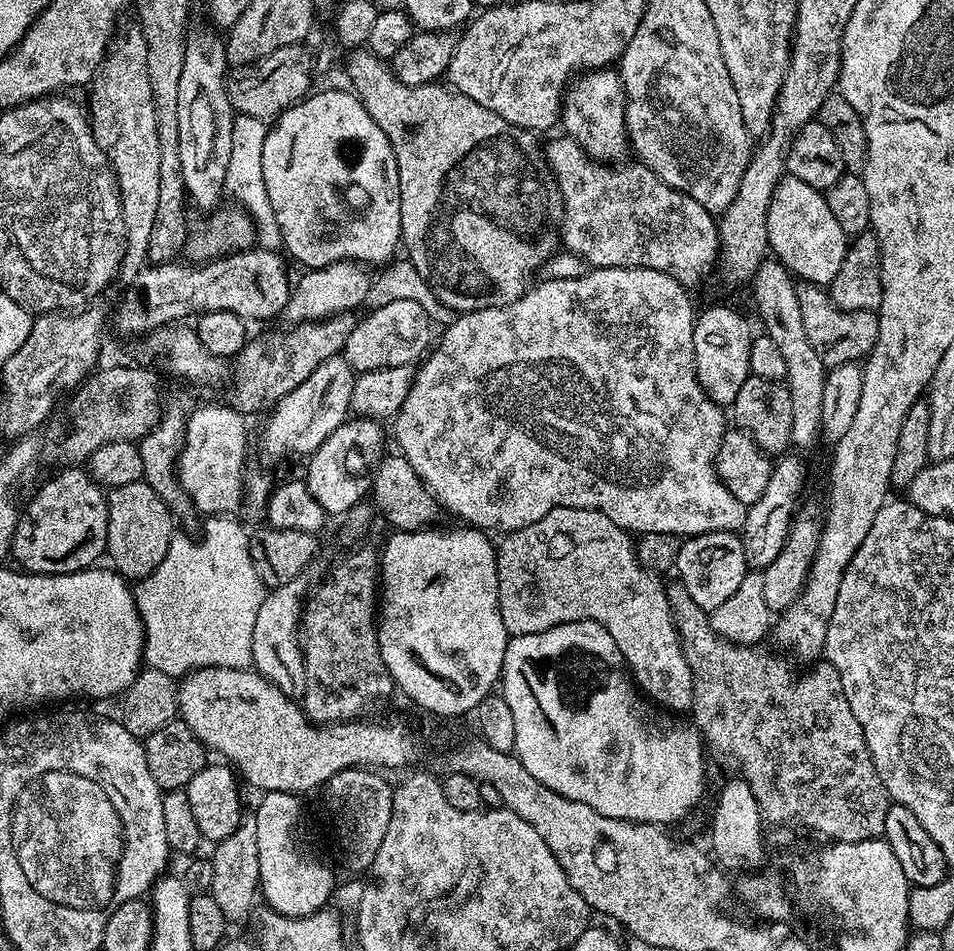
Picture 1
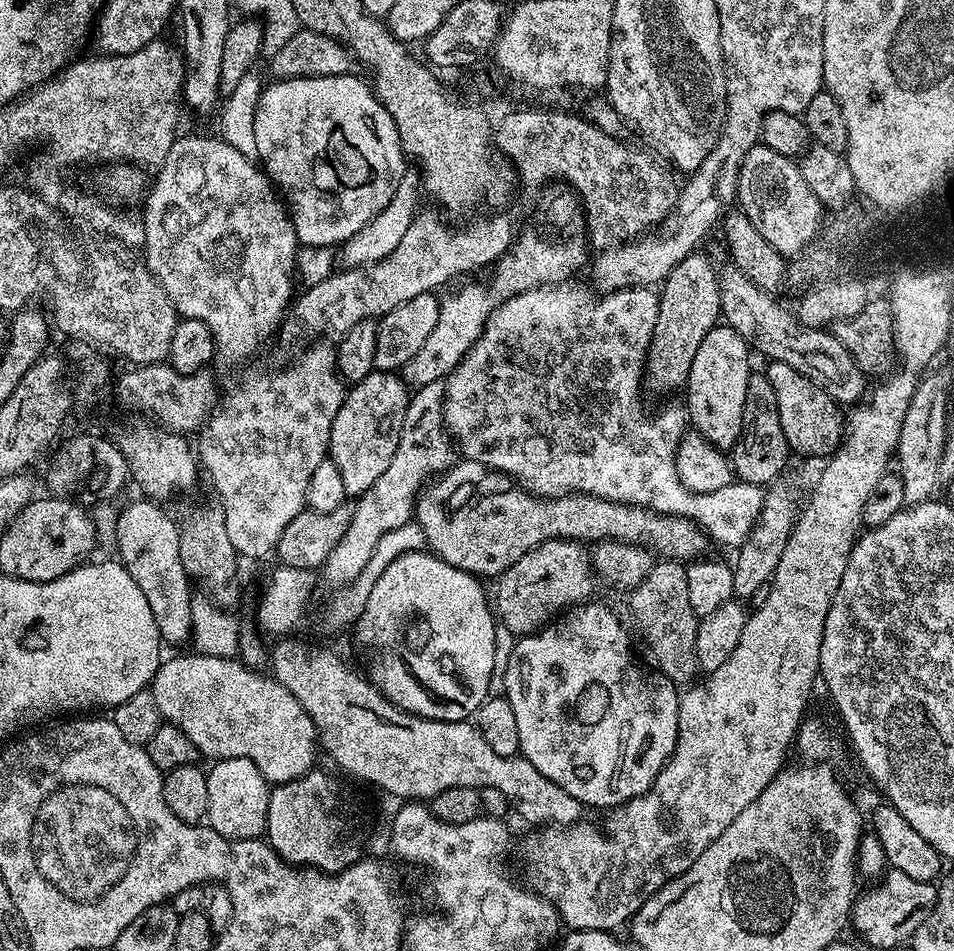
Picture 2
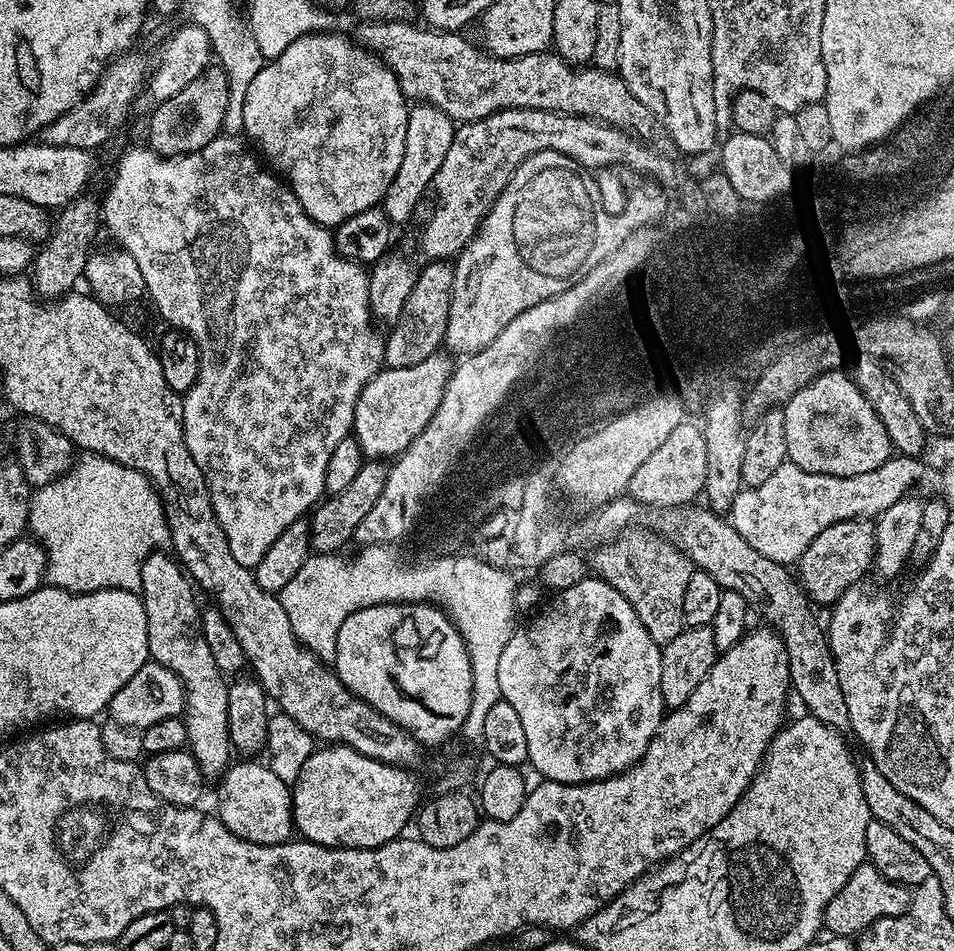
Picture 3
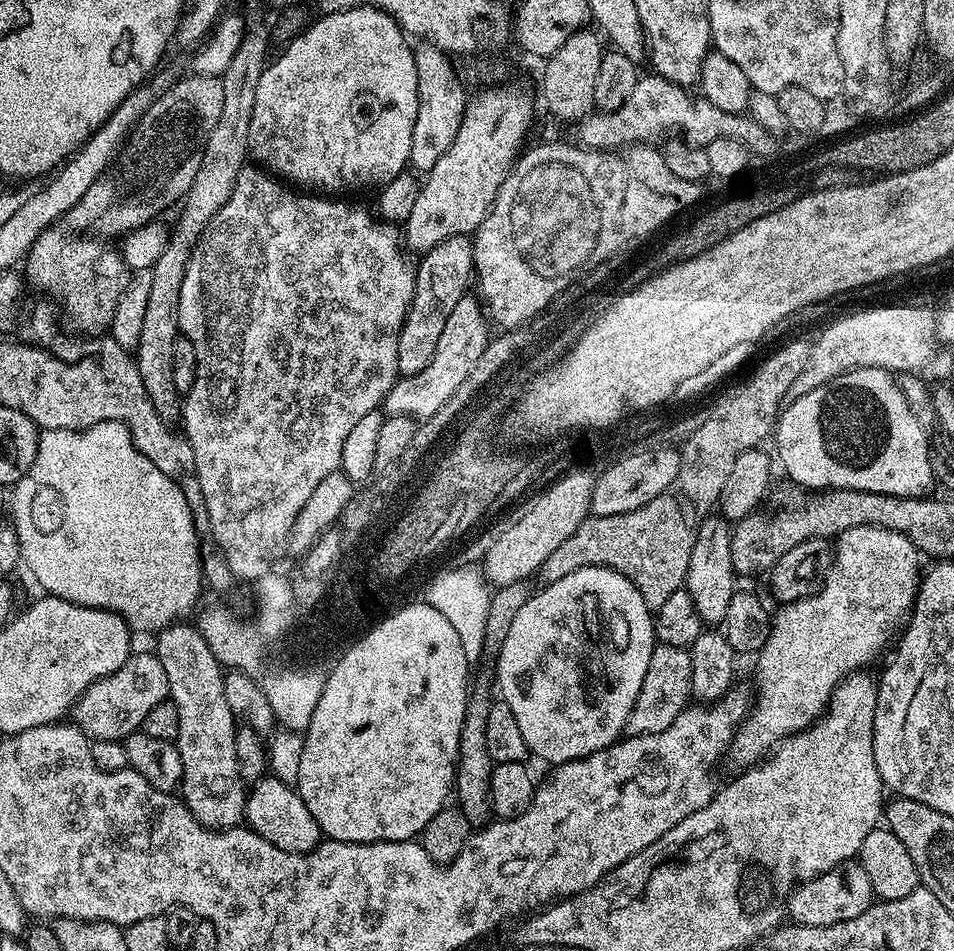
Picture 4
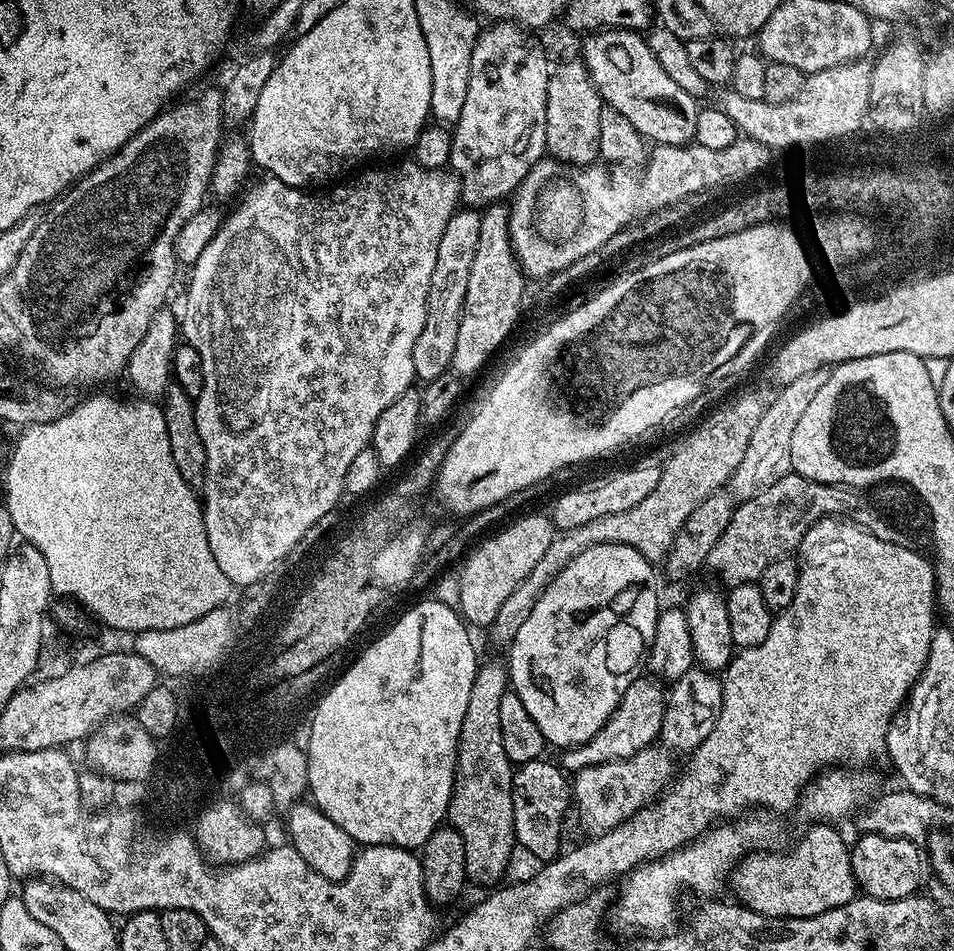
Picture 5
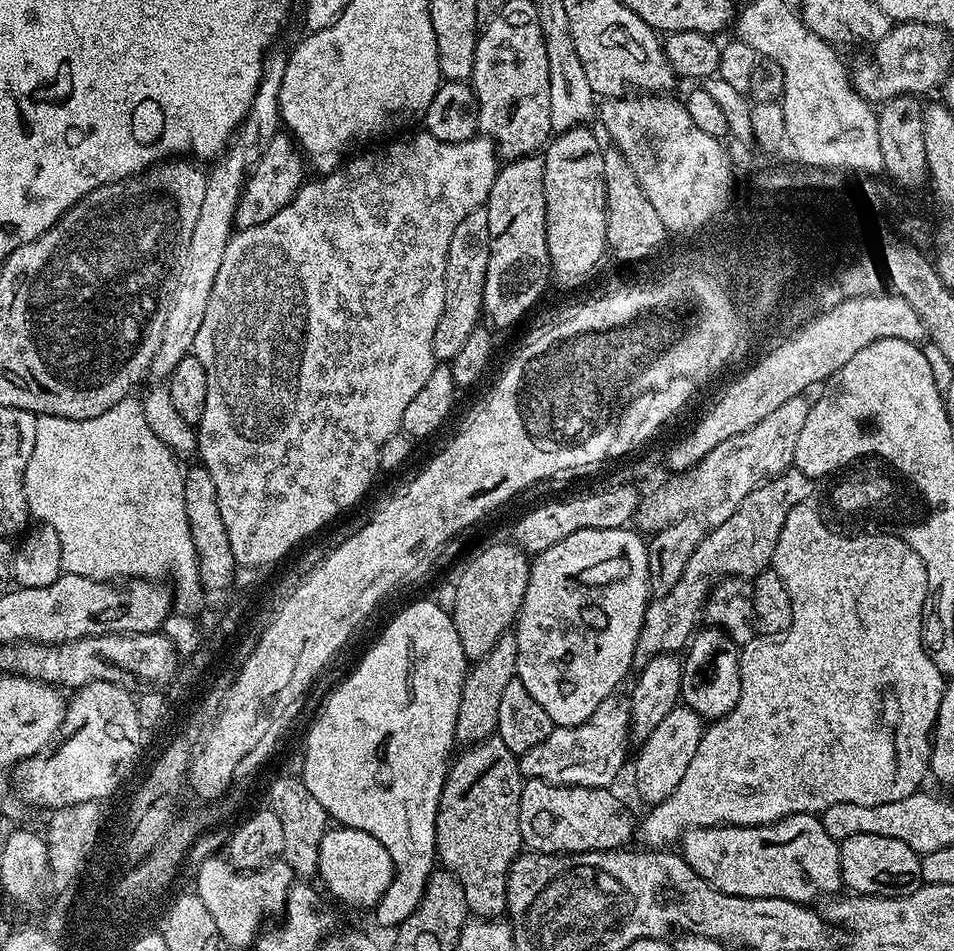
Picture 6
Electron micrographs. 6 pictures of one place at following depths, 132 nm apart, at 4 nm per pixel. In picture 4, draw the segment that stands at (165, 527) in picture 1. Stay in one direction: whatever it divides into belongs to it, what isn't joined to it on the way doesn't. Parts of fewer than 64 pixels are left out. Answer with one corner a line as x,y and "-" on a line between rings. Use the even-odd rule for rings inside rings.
177,622
155,637
154,654
166,671
169,699
174,702
178,713
178,738
174,741
179,757
182,758
182,778
178,785
184,805
194,818
207,828
234,828
244,820
246,783
239,776
234,738
238,727
236,717
226,701
224,668
220,665
200,630
188,622

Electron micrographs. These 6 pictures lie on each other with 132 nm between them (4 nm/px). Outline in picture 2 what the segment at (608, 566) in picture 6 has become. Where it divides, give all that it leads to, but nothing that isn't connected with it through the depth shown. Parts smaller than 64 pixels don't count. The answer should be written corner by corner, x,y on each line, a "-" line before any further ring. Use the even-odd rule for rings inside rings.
592,603
575,605
539,632
515,641
506,666
504,695
514,706
522,755
581,806
611,810
646,794
671,758
678,738
681,693
667,676
647,676
632,661
623,622
606,605

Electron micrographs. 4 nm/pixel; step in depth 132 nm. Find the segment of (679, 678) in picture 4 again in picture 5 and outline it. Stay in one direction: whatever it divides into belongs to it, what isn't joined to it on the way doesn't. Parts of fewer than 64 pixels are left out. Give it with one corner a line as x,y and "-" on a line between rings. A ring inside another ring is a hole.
647,679
629,680
626,694
622,694
622,702
618,702
614,714
610,714
610,718
604,723
602,730
598,730
598,734
594,734
594,738
590,738
590,742
580,744
576,748
569,748
561,755
564,757
558,760
558,764
565,773
575,774
588,766
625,760
638,754
644,748
653,747
659,741
666,692
665,689
660,689
663,687
655,679

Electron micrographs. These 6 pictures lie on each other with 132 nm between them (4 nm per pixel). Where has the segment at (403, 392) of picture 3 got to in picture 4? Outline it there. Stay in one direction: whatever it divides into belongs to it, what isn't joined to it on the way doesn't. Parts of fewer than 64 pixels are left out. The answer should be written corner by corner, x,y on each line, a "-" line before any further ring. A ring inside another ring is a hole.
466,294
454,306
450,318
446,318
446,327
438,338
438,346
434,349
434,358
426,362
426,370
418,370
418,374
397,379
395,386
386,394
382,408
388,416
410,416
421,422
430,419
454,394
458,386
466,379
466,374
474,367
474,362
481,357
490,339
490,320
475,295

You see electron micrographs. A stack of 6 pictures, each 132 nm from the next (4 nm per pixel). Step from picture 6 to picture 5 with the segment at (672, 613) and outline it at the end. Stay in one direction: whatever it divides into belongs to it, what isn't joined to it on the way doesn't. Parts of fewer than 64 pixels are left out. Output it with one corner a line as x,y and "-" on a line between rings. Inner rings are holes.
791,471
787,476
778,478
774,486
766,486
762,494
741,500
733,507
730,526
722,530
722,538
718,538
718,542
714,542
714,550
710,550
707,571
720,576
721,582
729,589
739,584
755,584
770,562
795,553
806,530
825,518
847,518
882,538
882,542
900,544
906,538
896,536
897,532
878,522
863,495
838,484
819,484

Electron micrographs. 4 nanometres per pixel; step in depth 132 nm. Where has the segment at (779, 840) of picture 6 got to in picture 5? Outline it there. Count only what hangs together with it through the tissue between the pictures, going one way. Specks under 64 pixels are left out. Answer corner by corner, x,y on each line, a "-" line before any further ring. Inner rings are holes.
816,822
800,841
796,848
789,852
772,852
773,850
757,850
743,856
732,869
730,888
736,891
735,899
744,907
754,910
763,916
778,918
810,918
826,914
826,910
834,910
838,906
846,906
858,895
858,885
852,869
852,854
849,841
840,837
839,827
826,822

